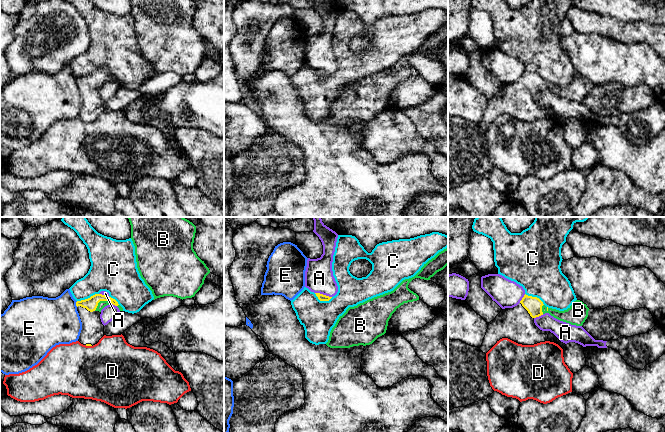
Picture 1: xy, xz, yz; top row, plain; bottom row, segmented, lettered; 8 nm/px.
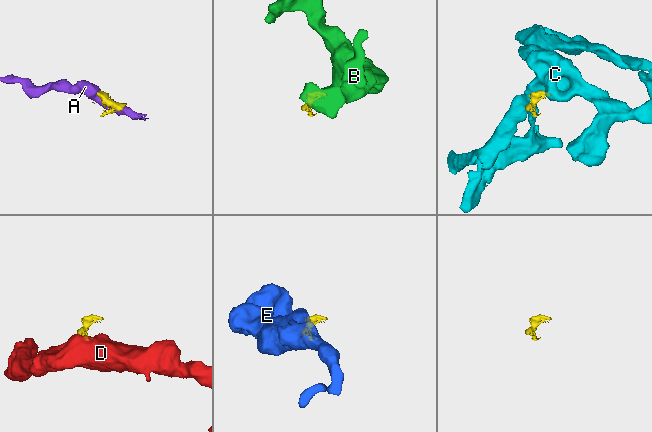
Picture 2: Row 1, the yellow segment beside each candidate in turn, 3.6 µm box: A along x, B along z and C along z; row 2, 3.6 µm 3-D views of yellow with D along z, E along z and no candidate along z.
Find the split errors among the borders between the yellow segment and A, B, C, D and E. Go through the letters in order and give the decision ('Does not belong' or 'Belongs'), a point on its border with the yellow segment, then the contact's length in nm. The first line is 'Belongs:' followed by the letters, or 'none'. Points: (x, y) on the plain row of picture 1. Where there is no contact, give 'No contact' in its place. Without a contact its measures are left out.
Belongs: B
A: Does not belong. Touches yellow at xz (322, 70). Shared border 140 nm
B: Belongs. Touches yellow at xy (101, 76). Shared border 160 nm
C: Does not belong. Touches yellow at xy (88, 74). Shared border 190 nm
D: Does not belong. Touches yellow at xy (88, 121). Shared border 60 nm
E: Does not belong. Touches yellow at xy (76, 80). Shared border 50 nm

